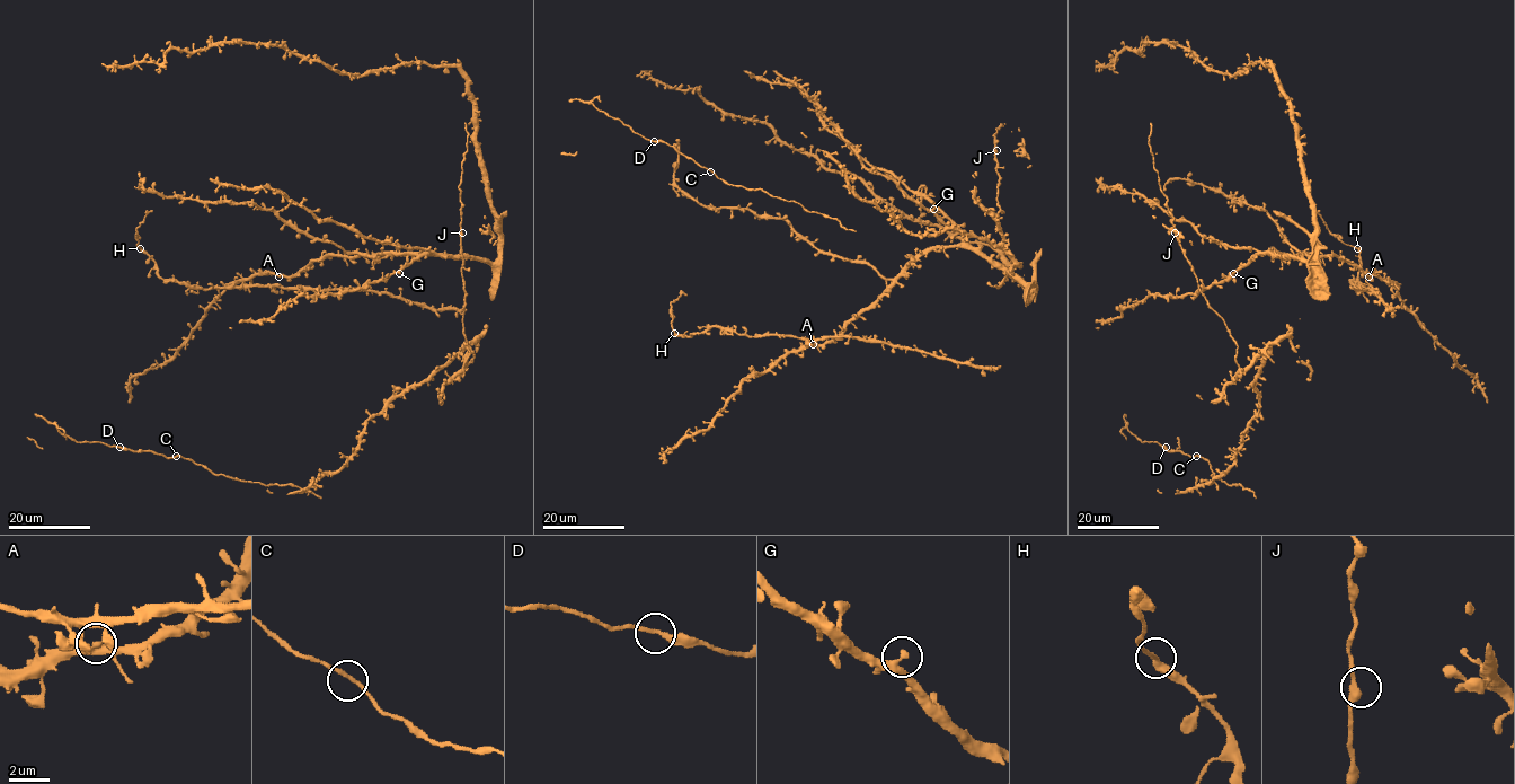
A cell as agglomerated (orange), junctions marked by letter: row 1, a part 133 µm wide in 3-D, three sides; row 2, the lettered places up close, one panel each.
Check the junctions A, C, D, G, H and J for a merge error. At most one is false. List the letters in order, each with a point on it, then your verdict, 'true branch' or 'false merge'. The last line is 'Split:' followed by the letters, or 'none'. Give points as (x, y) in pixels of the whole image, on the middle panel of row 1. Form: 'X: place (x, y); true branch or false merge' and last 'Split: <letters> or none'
A: place (813, 344); true branch
C: place (710, 172); true branch
D: place (654, 141); true branch
G: place (933, 209); true branch
H: place (674, 333); false merge
J: place (997, 150); true branch
Split: H

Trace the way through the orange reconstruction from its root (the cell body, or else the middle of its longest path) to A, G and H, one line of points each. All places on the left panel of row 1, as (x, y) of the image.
A: (493, 289), (494, 269), (485, 262), (433, 254), (324, 255), (294, 275), (278, 276)
G: (493, 289), (494, 269), (476, 258), (424, 253), (399, 273)
H: (493, 289), (494, 269), (485, 262), (433, 254), (324, 255), (278, 283), (195, 288), (162, 279), (141, 248)

